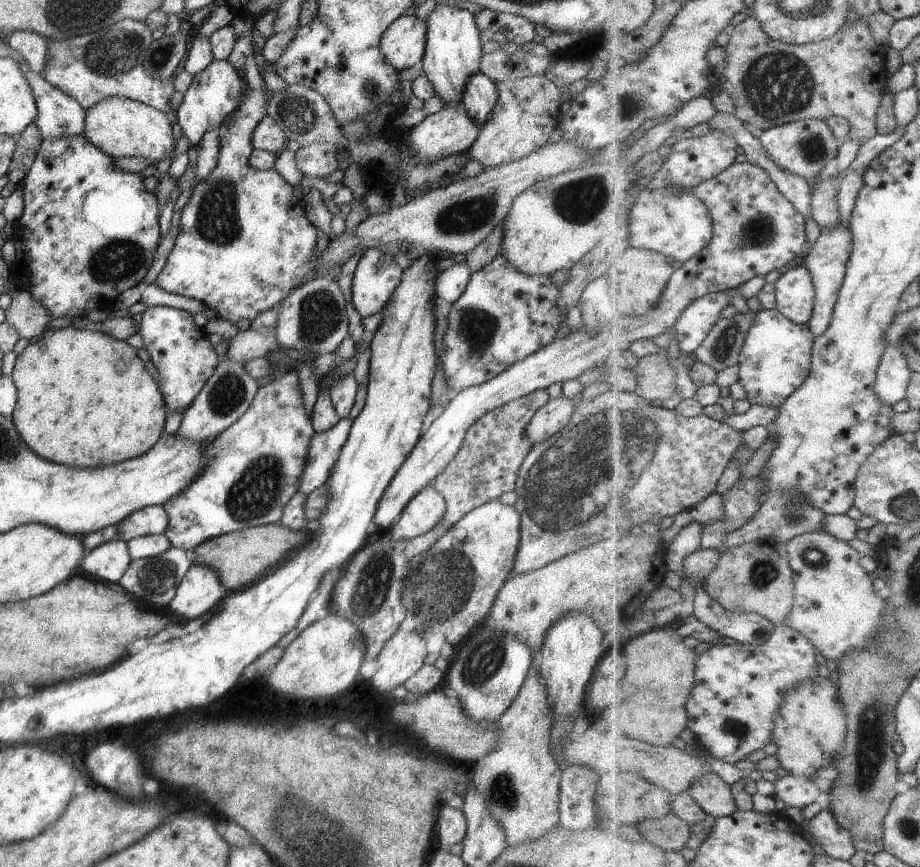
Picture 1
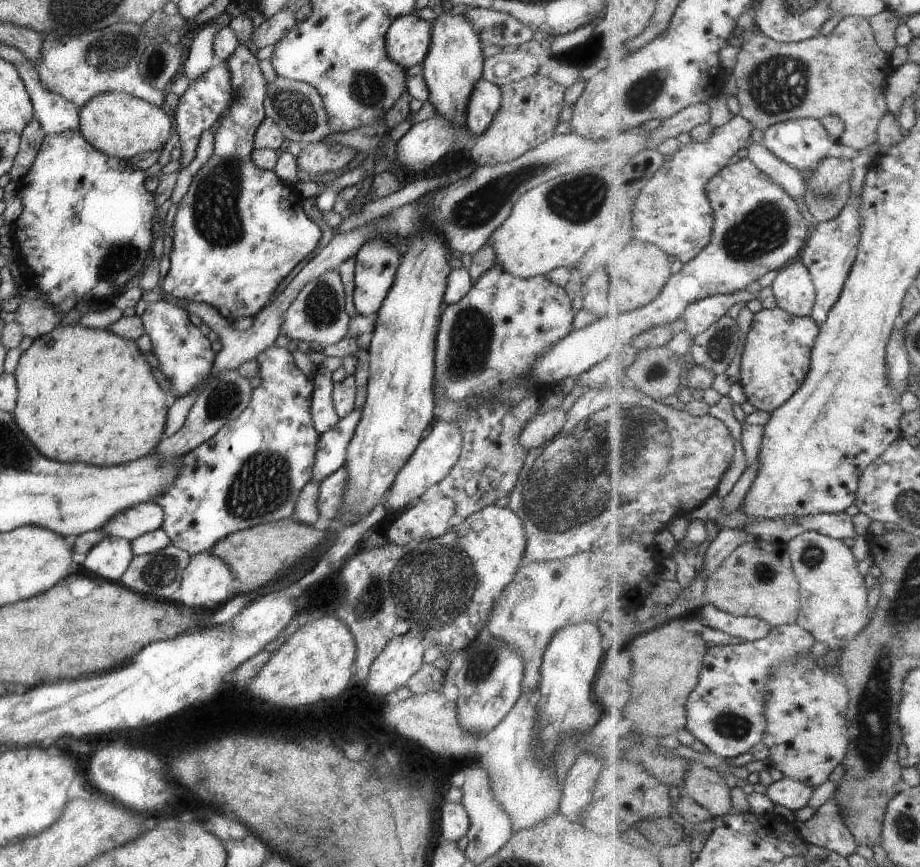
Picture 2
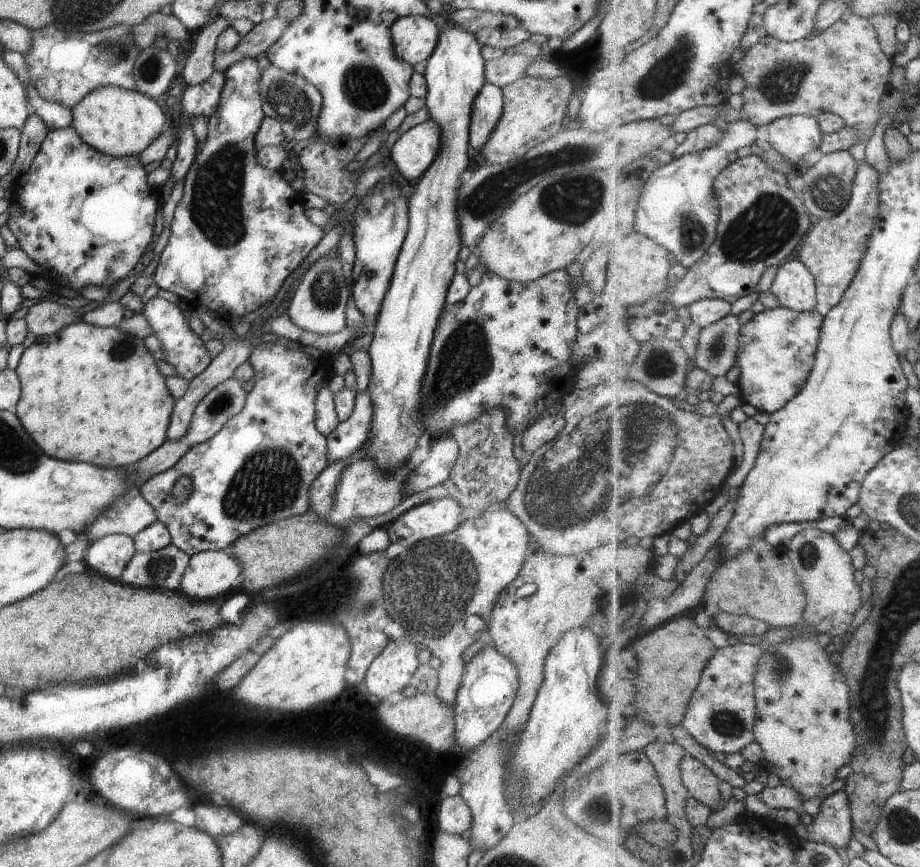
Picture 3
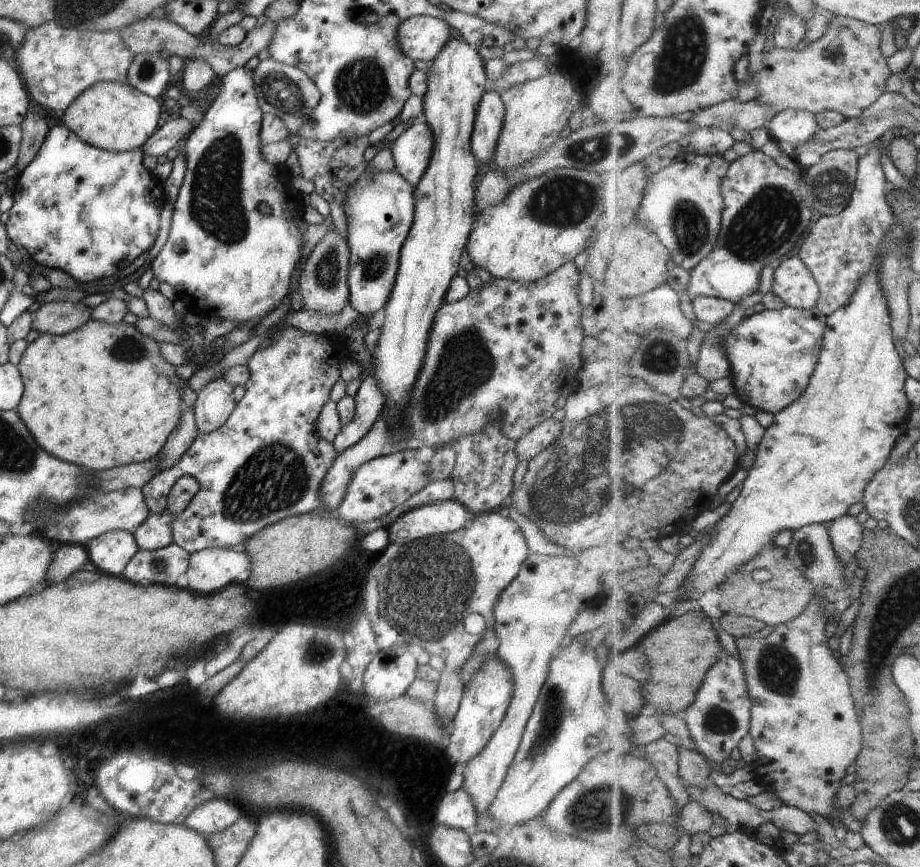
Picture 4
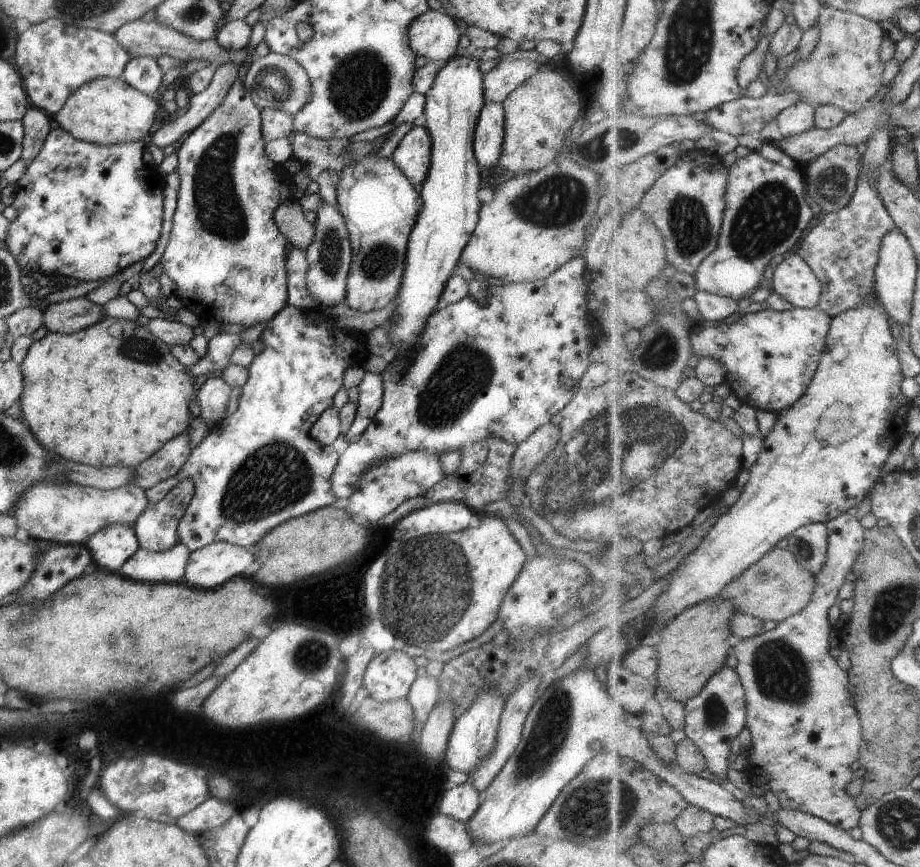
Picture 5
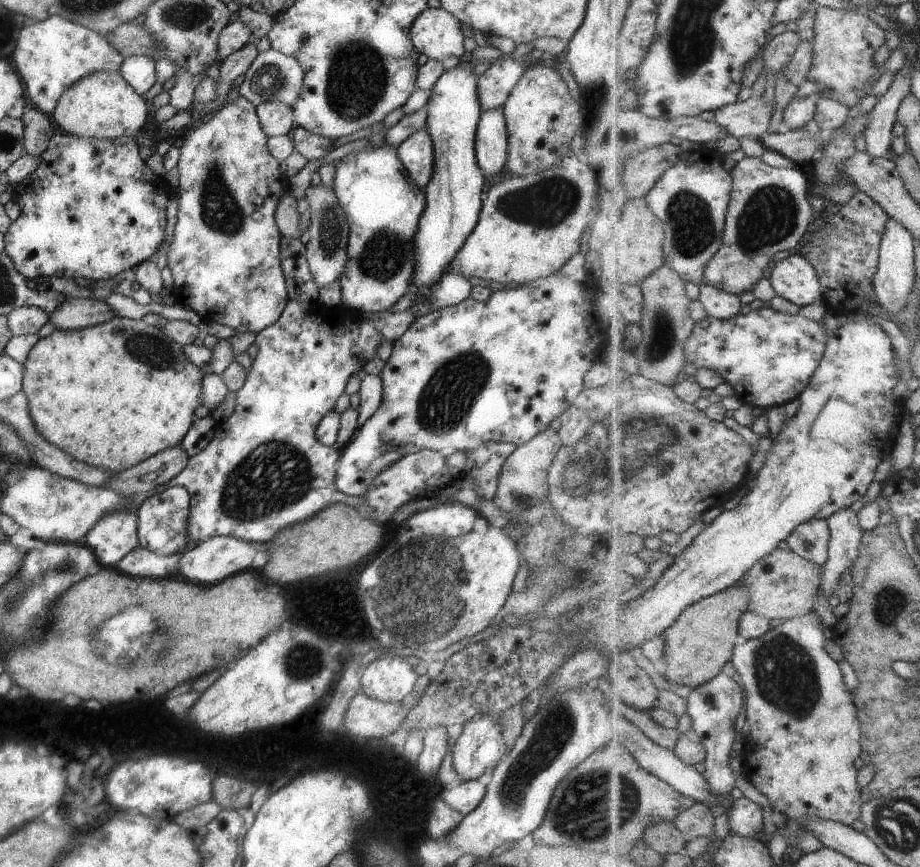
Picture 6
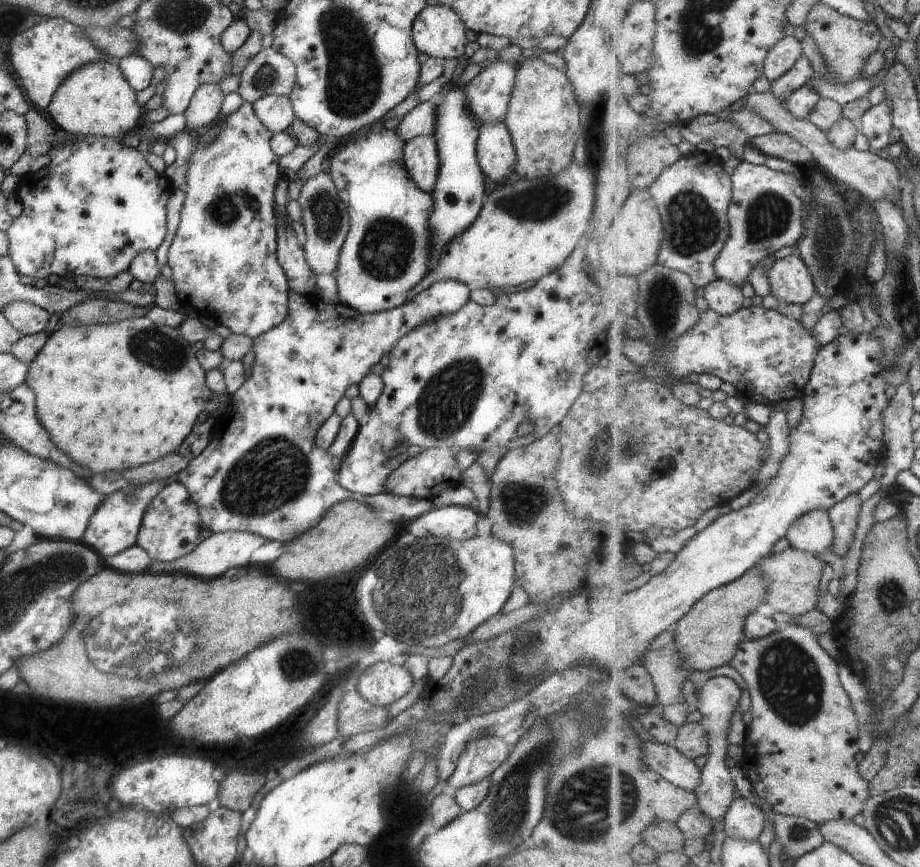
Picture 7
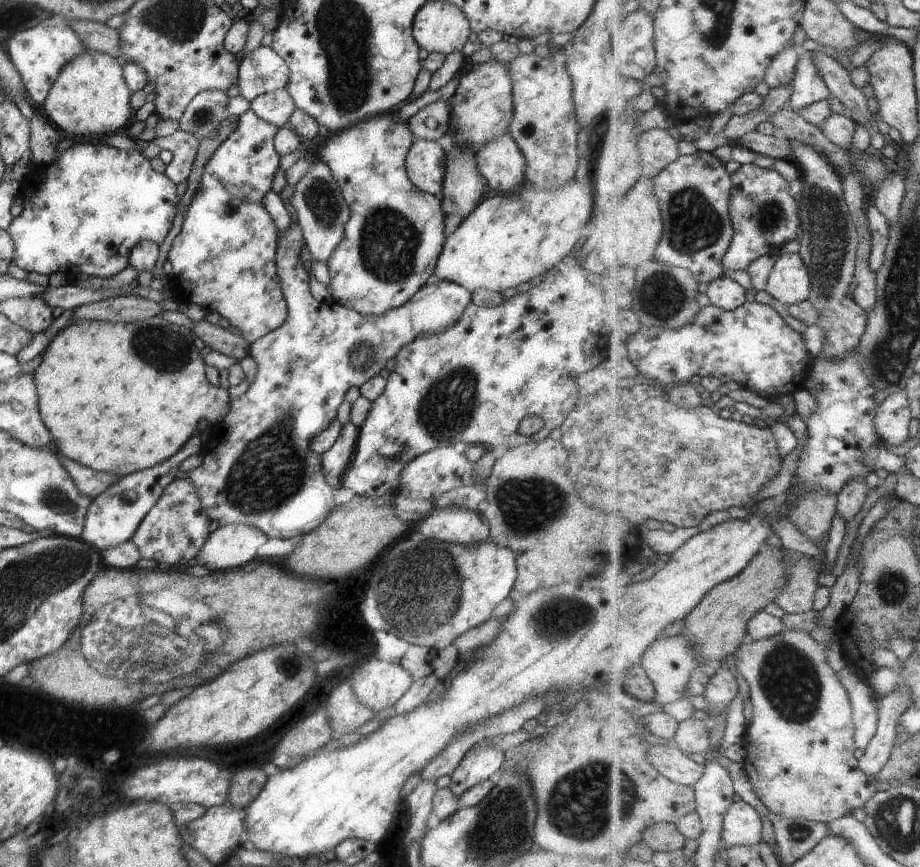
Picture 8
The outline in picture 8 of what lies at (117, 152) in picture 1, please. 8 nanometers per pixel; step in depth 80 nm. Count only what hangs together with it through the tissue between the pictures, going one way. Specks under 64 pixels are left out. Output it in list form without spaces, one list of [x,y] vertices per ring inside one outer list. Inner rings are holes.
[[[84,51],[59,70],[42,104],[51,124],[53,122],[59,126],[63,132],[83,138],[103,138],[133,120],[130,96],[131,92],[122,78],[119,58],[96,51]]]

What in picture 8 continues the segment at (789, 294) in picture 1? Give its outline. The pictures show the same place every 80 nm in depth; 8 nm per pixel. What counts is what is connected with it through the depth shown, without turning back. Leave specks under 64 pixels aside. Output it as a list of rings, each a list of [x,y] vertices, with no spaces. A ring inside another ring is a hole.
[[[799,252],[777,257],[767,291],[779,303],[786,306],[809,301],[812,292],[812,277]]]

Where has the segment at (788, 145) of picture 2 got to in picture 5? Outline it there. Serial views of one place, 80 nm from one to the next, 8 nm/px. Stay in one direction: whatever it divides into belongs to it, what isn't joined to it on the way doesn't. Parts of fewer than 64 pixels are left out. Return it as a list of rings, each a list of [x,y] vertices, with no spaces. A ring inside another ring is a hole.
[[[798,101],[777,116],[775,134],[783,137],[800,135],[811,131],[816,124],[816,108],[805,101]]]

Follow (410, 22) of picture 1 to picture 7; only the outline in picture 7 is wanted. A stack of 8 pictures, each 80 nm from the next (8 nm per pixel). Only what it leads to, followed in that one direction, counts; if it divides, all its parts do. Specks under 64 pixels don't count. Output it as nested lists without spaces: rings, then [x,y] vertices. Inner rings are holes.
[[[441,3],[425,6],[415,16],[411,38],[418,53],[437,59],[457,59],[464,54],[466,27],[451,8]]]

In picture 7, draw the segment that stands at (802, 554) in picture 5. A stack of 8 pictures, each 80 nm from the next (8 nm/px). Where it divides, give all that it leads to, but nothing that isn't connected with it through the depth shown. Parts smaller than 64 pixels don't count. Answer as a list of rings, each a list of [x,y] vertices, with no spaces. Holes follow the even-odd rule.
[[[827,510],[809,512],[797,520],[786,536],[785,542],[793,549],[818,555],[832,550],[834,540],[833,524]]]

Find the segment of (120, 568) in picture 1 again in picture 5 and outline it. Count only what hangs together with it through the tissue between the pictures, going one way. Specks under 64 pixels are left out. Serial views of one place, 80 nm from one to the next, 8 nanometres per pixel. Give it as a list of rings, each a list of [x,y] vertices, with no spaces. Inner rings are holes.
[[[119,523],[97,529],[84,546],[90,552],[93,567],[114,573],[140,548],[132,527]]]

